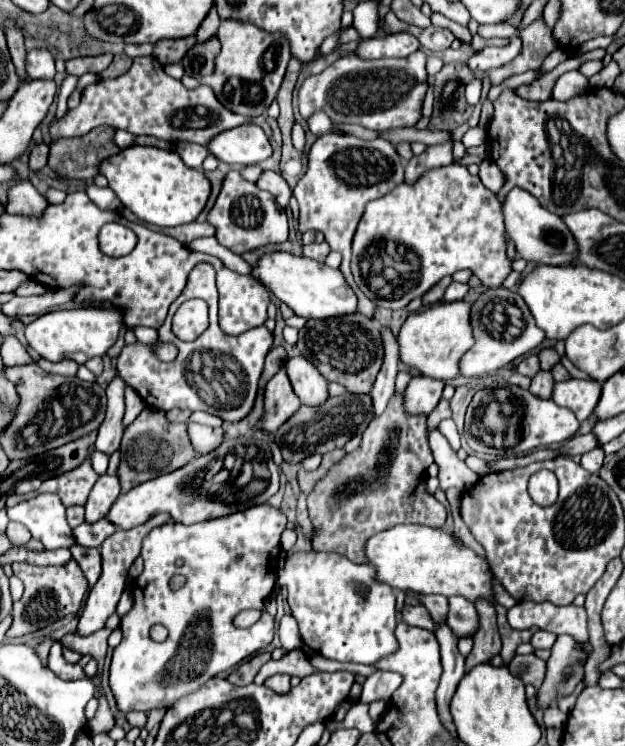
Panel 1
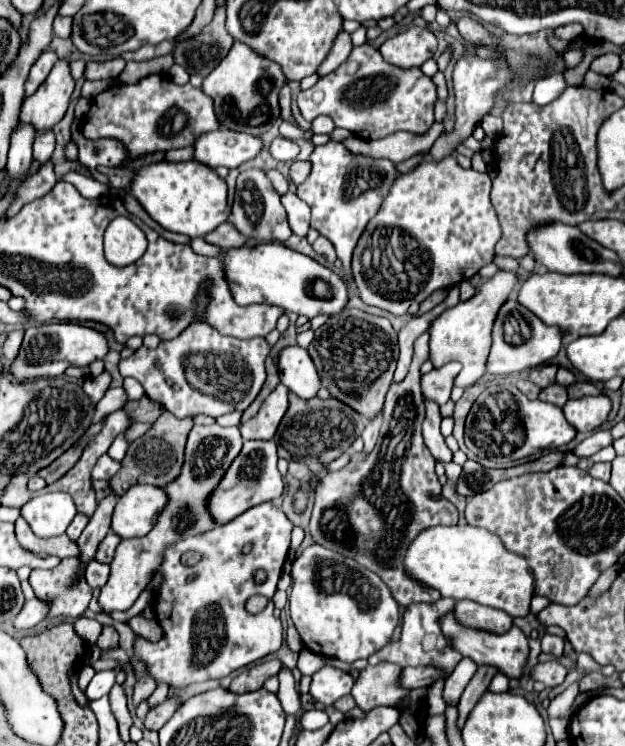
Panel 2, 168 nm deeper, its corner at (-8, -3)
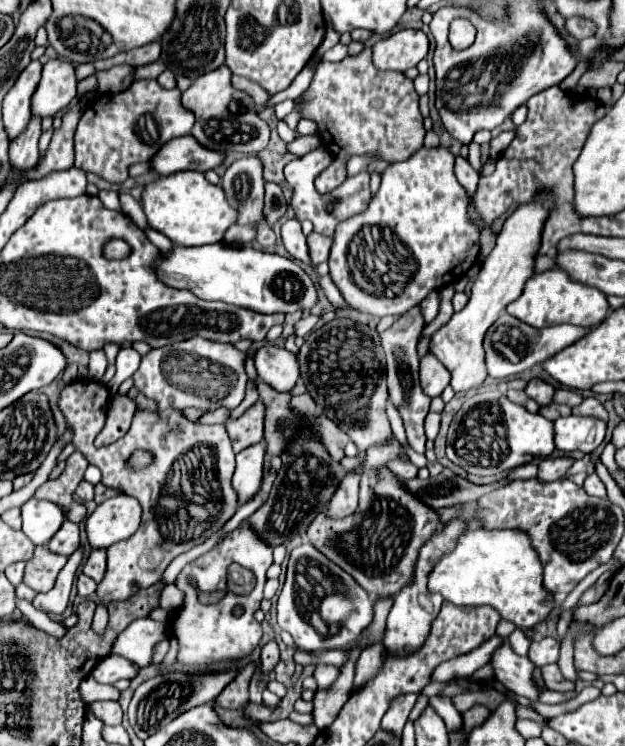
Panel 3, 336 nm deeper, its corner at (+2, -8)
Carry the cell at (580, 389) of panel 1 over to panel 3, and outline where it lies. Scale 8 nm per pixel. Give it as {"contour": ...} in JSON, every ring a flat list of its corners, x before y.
{"contour":[[560,417,554,421,554,443,558,451,592,453,606,435,606,423,590,417]]}

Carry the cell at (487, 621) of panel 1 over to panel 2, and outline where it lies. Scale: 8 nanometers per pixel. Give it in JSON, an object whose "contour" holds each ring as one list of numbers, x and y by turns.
{"contour":[[478,666,476,674,472,676,472,680,468,682,468,686,464,688,462,696,460,696,460,702,458,702,458,712,460,712,460,722,458,726,462,728,470,710,474,708,474,704,478,702,478,698,482,696,482,692,490,686,492,678,496,674,496,666]]}

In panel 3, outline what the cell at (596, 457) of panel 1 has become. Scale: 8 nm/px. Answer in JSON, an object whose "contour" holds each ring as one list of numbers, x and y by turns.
{"contour":[[592,473,592,475,586,477,584,489,586,489,588,495,594,495,594,497,606,497,606,487,604,487,604,483,598,479,596,473]]}

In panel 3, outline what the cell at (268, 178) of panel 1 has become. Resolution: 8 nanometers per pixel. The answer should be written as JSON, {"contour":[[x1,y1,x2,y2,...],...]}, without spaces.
{"contour":[[296,219,282,223,282,241,284,241,284,247,290,253,290,257,294,257,294,259,298,259,298,261,314,267,314,263,310,263,306,237,304,237,302,227,300,227,300,223]]}

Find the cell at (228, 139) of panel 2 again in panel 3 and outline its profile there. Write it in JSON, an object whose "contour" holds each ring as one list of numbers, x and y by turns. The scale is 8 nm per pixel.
{"contour":[[192,135,170,139,170,143,158,149,158,155,150,159,150,171,158,175,172,175,184,169,208,171,224,161,222,153,202,147]]}

